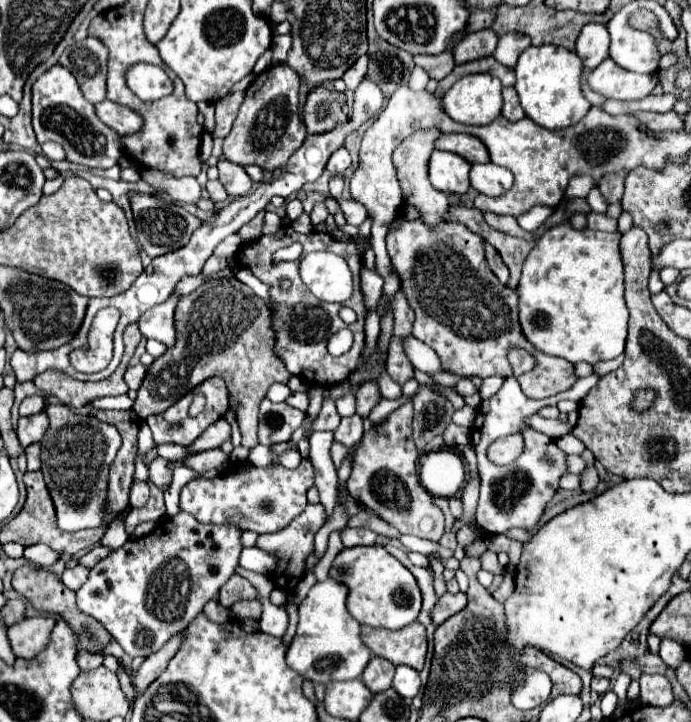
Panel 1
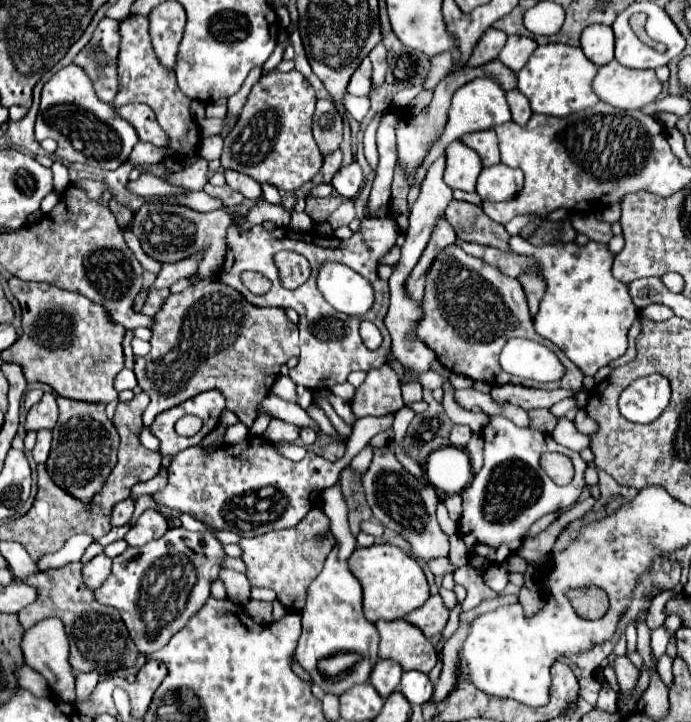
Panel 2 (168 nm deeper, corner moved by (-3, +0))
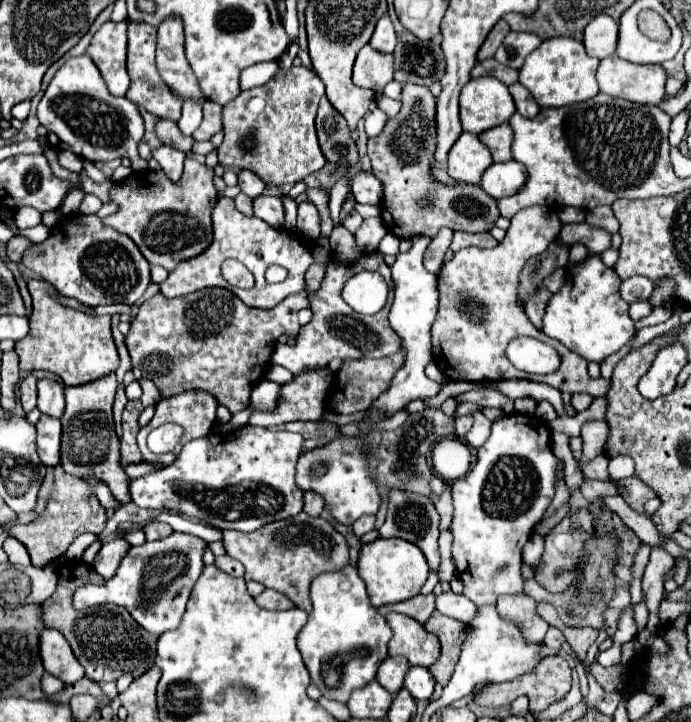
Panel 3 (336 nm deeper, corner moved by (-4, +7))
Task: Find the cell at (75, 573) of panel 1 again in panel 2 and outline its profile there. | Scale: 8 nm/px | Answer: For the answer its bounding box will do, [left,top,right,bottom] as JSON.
[82,553,112,589]

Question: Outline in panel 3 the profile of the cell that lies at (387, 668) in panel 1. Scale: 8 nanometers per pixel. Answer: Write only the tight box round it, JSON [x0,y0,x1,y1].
[377,656,409,694]

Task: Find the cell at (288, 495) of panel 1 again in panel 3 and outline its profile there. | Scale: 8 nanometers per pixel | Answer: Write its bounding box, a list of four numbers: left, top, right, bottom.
[131,424,305,532]

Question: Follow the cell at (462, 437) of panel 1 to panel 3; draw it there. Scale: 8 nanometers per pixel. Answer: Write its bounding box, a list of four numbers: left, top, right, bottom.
[455,416,473,438]

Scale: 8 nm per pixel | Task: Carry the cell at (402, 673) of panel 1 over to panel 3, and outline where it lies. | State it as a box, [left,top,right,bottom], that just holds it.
[405,666,435,700]

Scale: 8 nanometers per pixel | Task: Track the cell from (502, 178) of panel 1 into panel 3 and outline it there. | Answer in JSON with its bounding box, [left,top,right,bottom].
[481,160,527,198]

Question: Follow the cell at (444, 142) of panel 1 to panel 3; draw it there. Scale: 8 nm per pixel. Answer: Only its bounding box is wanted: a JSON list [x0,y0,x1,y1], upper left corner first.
[479,124,513,162]

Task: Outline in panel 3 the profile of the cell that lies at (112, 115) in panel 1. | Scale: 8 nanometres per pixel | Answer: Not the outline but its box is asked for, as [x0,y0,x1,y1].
[155,118,193,152]

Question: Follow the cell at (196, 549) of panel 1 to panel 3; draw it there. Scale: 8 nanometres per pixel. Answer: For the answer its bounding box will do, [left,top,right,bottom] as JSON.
[75,532,209,636]

